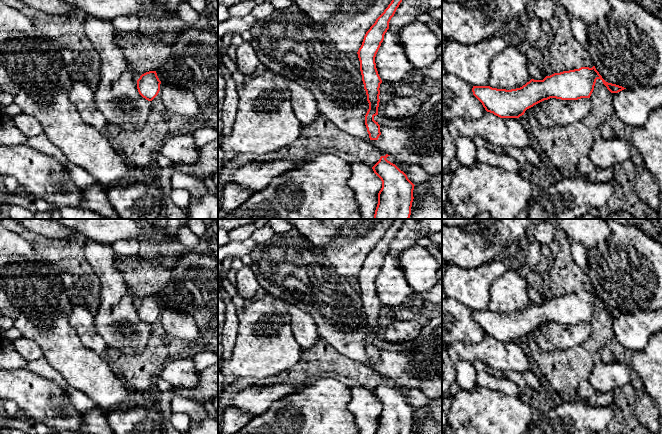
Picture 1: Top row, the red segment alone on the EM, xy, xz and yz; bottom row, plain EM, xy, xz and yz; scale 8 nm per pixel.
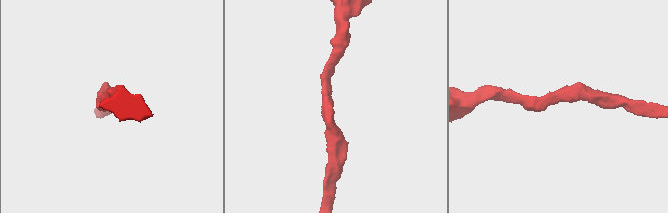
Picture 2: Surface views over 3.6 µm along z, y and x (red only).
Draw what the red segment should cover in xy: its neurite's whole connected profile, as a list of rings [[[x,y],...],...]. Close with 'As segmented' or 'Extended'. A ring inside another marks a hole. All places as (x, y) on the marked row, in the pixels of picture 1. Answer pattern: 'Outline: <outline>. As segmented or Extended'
Outline: [[[149,71],[140,76],[137,80],[139,94],[148,101],[152,101],[160,91],[161,81],[156,71]]]. As segmented

